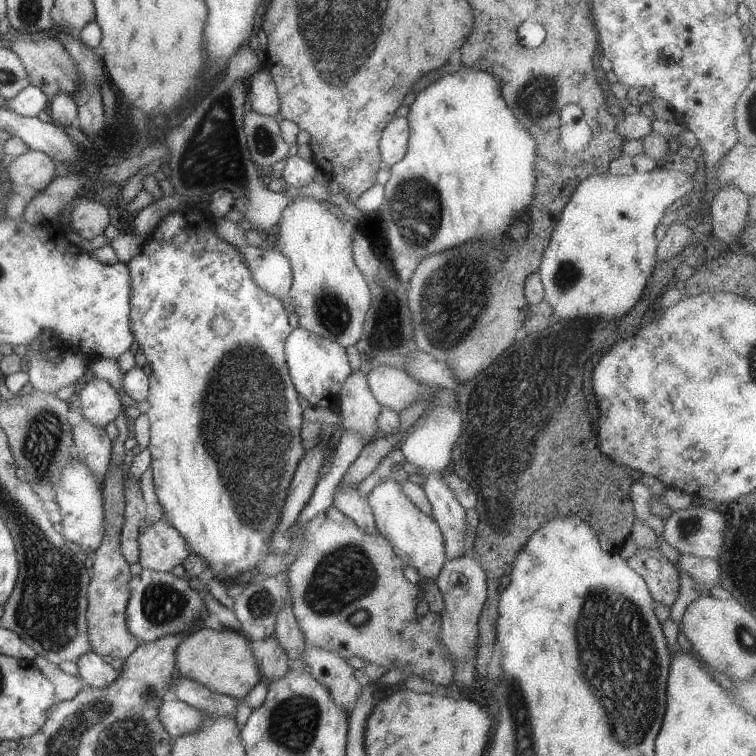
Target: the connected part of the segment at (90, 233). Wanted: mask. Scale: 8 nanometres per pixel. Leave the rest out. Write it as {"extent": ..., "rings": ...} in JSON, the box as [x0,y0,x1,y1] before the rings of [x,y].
{"extent":[71,198,110,240],"rings":[[[91,198],[78,199],[71,208],[71,228],[86,240],[104,235],[110,225],[108,208]]]}

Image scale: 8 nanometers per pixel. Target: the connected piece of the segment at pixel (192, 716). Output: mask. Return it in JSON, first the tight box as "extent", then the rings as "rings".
{"extent":[159,700,203,739],"rings":[[[178,700],[163,701],[159,717],[173,739],[195,733],[203,723],[203,714],[197,708]]]}

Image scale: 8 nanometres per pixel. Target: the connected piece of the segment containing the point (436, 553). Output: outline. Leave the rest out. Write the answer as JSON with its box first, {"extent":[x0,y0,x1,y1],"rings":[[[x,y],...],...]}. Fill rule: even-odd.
{"extent":[367,476,447,581],"rings":[[[390,476],[374,487],[367,496],[373,510],[377,530],[384,535],[393,551],[400,556],[405,565],[415,568],[420,573],[422,580],[434,581],[447,561],[445,540],[439,522],[420,510],[409,496],[402,492],[398,481],[389,478]]]}

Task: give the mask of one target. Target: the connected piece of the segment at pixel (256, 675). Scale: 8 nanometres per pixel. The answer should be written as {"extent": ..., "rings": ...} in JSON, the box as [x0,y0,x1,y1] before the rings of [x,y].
{"extent":[175,628,262,699],"rings":[[[230,628],[196,629],[184,637],[175,650],[175,668],[180,676],[203,684],[213,693],[244,699],[262,680],[248,637]]]}

